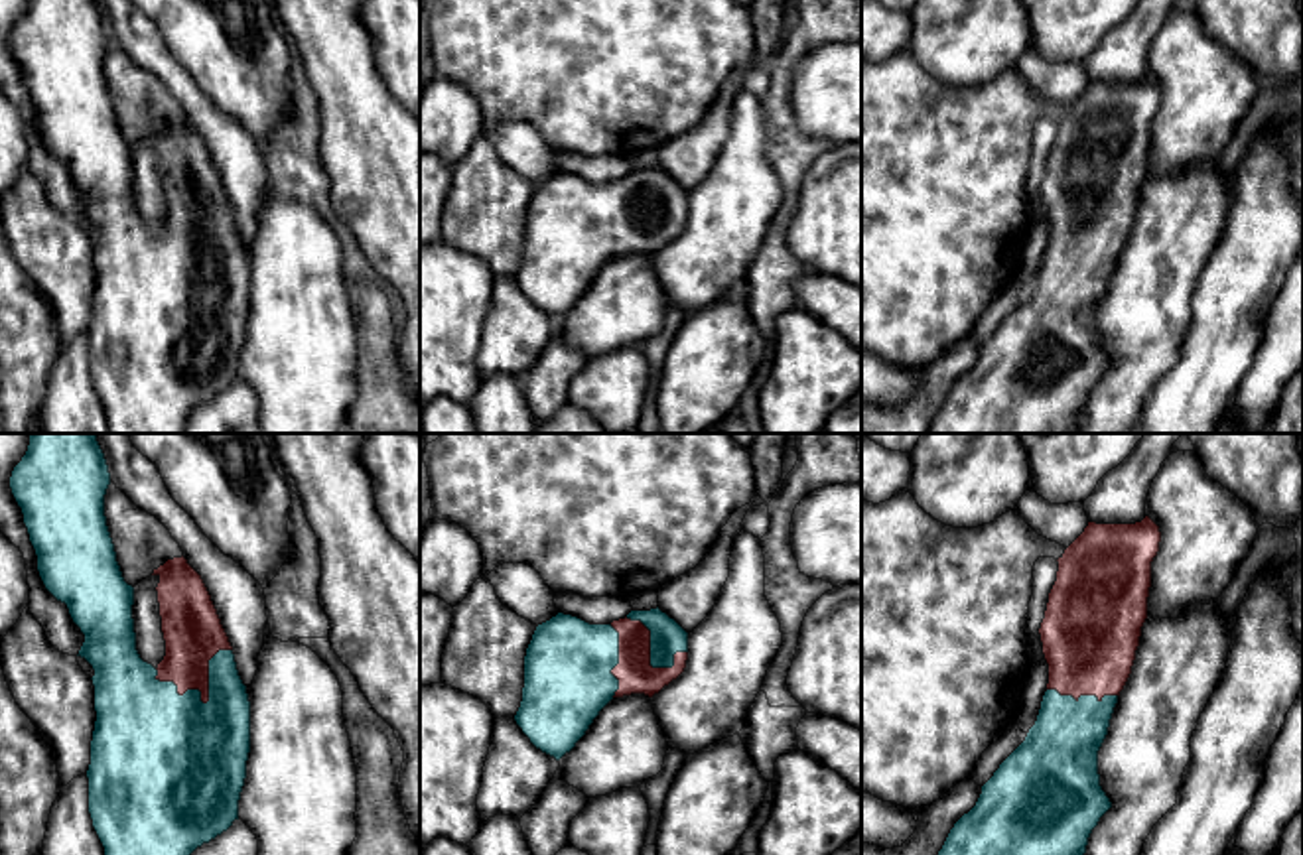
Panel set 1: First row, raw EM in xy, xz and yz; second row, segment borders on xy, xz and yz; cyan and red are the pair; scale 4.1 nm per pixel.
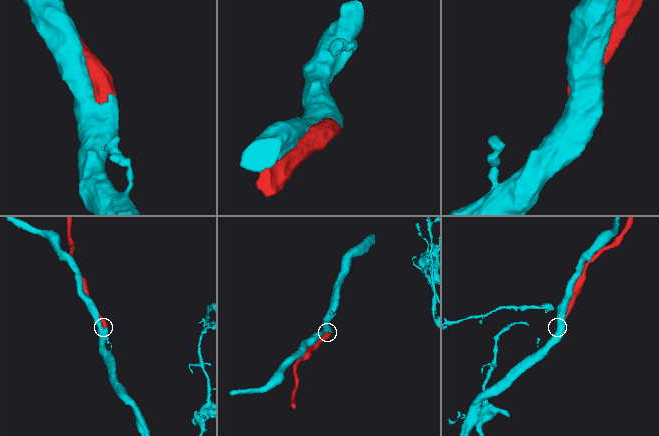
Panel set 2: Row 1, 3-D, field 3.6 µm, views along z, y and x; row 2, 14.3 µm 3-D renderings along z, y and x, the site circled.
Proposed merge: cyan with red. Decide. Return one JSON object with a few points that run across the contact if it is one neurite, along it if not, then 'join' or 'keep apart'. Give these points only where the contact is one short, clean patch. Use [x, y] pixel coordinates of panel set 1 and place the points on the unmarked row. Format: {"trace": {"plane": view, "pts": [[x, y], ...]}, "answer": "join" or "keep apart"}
{"answer": "join"}

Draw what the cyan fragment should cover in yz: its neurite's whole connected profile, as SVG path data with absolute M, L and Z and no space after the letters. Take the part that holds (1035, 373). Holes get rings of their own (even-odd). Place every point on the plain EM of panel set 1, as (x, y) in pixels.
M1145 75L1135 83L1088 81L1057 118L1039 193L1049 242L1025 299L982 345L976 364L950 388L928 433L1072 433L1088 396L1112 366L1100 345L1098 309L1124 248L1141 185L1147 177L1151 120L1159 110L1159 85Z

